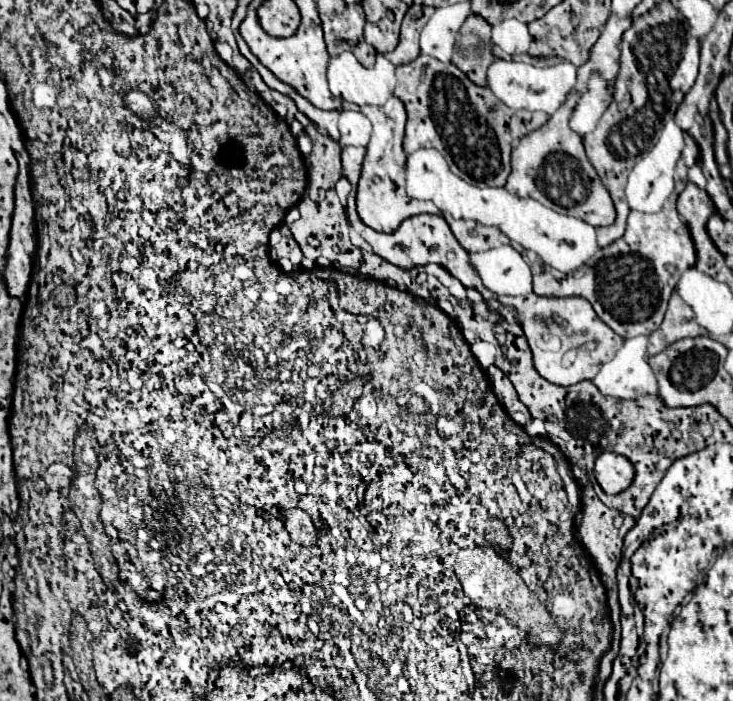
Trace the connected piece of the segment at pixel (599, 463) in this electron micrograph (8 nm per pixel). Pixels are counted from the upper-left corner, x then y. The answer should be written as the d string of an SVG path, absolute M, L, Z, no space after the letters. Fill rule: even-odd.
M602 453L596 459L596 479L604 493L618 495L634 481L634 465L628 457L618 453Z

